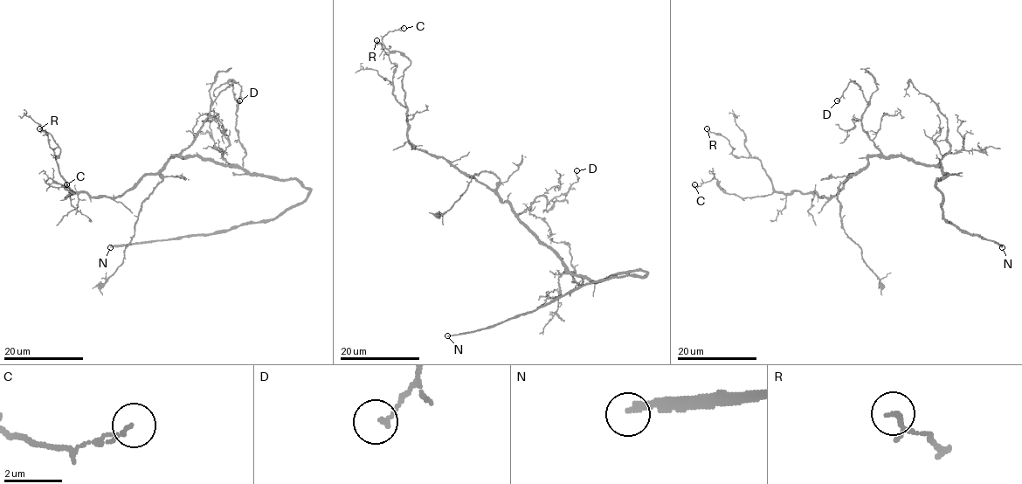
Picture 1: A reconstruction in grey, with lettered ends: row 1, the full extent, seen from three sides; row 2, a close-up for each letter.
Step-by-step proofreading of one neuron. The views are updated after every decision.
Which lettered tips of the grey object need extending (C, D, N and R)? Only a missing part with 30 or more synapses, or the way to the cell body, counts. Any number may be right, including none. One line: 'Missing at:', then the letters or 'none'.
Missing at: N

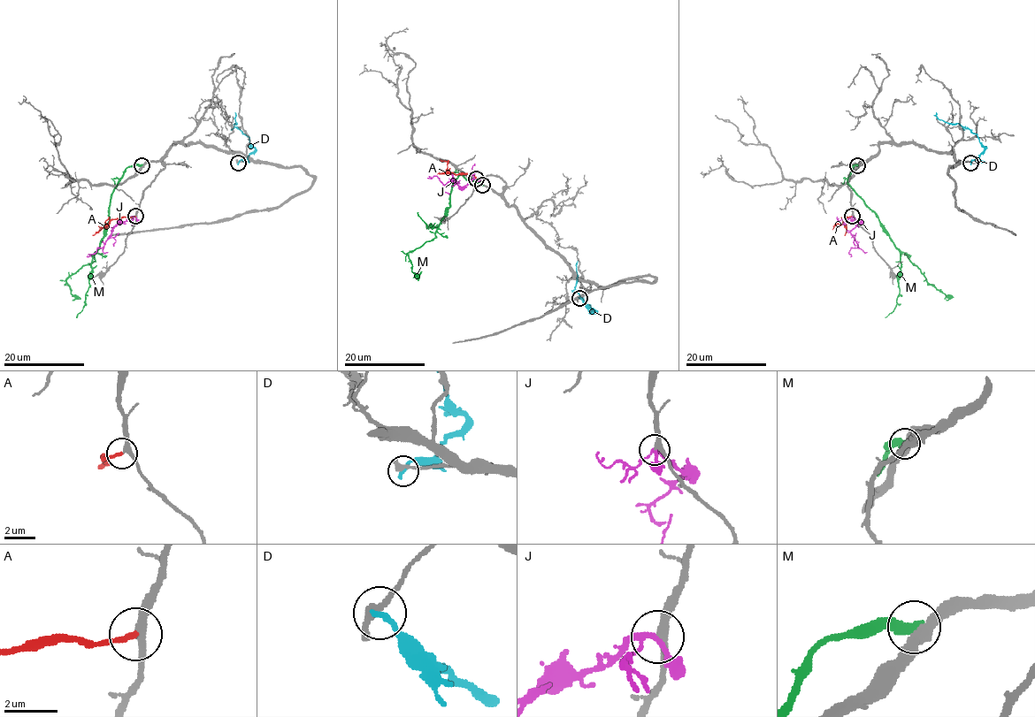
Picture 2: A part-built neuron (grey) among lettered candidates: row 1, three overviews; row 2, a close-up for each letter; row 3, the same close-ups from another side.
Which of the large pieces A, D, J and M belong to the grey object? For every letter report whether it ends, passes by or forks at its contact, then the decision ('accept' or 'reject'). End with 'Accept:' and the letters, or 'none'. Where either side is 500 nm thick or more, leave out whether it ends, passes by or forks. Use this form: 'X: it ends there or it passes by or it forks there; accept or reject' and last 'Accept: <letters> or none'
A: it ends there; accept
D: it ends there; reject
J: it forks there; reject
M: it ends there; reject
Accept: A

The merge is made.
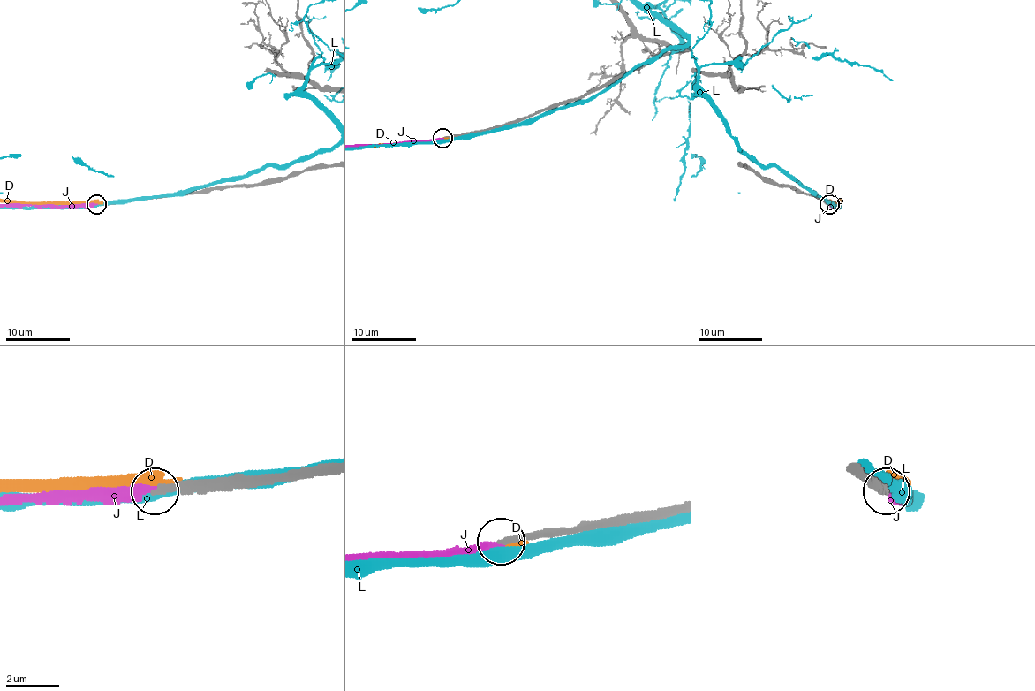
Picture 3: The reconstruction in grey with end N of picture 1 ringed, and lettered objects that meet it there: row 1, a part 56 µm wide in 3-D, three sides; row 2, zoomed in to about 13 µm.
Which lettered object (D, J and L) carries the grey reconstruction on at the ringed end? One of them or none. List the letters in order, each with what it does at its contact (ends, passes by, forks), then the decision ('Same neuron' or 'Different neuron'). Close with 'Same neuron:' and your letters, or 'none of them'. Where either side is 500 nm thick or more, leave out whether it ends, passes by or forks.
D: It ends there. Different neuron
J: It ends there. Same neuron
L: Different neuron
Same neuron: J

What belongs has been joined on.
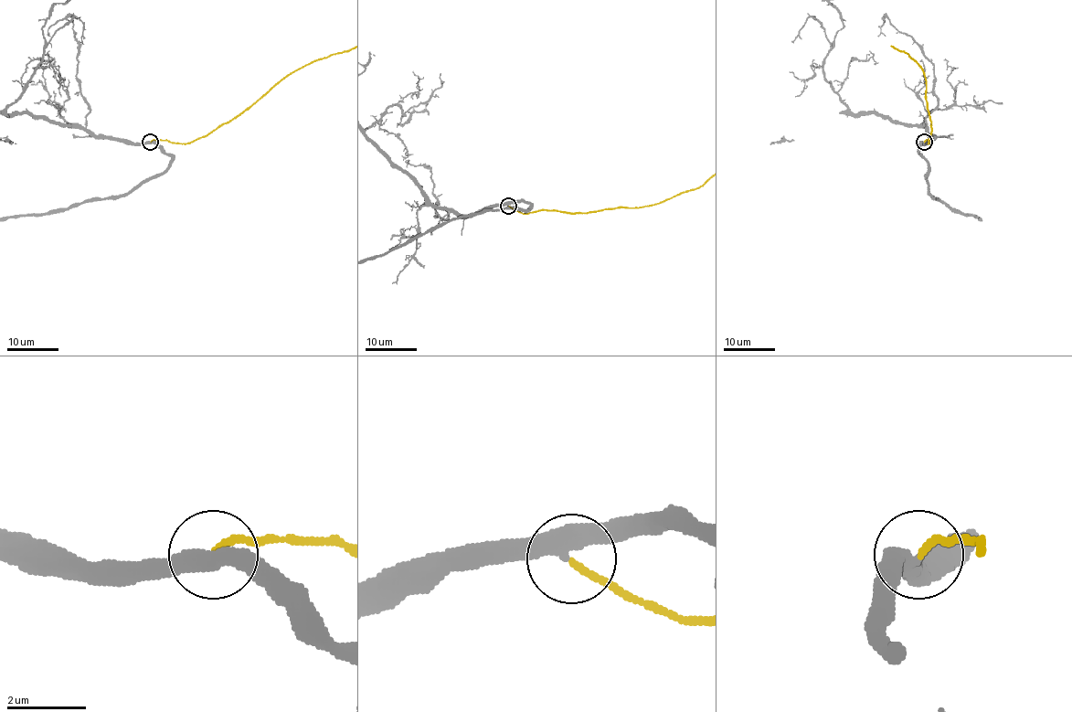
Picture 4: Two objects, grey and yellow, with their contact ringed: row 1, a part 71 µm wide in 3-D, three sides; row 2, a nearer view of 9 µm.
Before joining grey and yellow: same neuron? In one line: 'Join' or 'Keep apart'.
Join

